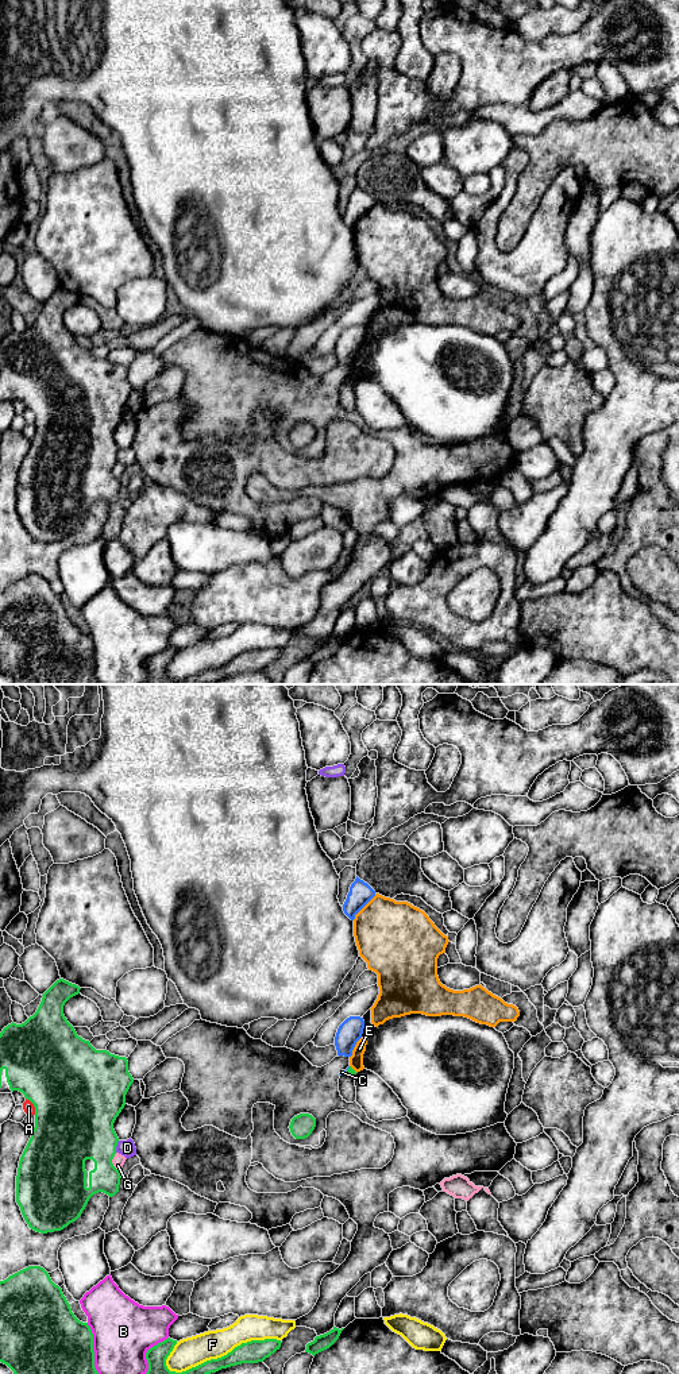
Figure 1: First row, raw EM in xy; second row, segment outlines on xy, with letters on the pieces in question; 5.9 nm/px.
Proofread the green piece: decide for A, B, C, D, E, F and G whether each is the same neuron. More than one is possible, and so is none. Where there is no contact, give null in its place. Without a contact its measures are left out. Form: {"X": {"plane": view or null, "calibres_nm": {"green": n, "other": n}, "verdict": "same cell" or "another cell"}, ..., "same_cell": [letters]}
{"A": {"plane": "xy", "calibres_nm": {"green": 500, "other": 70}, "verdict": "another cell"}, "B": {"plane": "xy", "calibres_nm": {"green": 400, "other": 360}, "verdict": "another cell"}, "C": {"plane": "xy", "calibres_nm": {"green": 40, "other": 20}, "verdict": "another cell"}, "D": {"plane": "xy", "calibres_nm": {"green": 400, "other": 100}, "verdict": "another cell"}, "E": {"plane": "xy", "calibres_nm": {"green": 40, "other": 80}, "verdict": "another cell"}, "F": {"plane": "xy", "calibres_nm": {"green": 140, "other": 180}, "verdict": "another cell"}, "G": {"plane": "xy", "calibres_nm": {"green": 360, "other": 70}, "verdict": "another cell"}, "same_cell": []}

